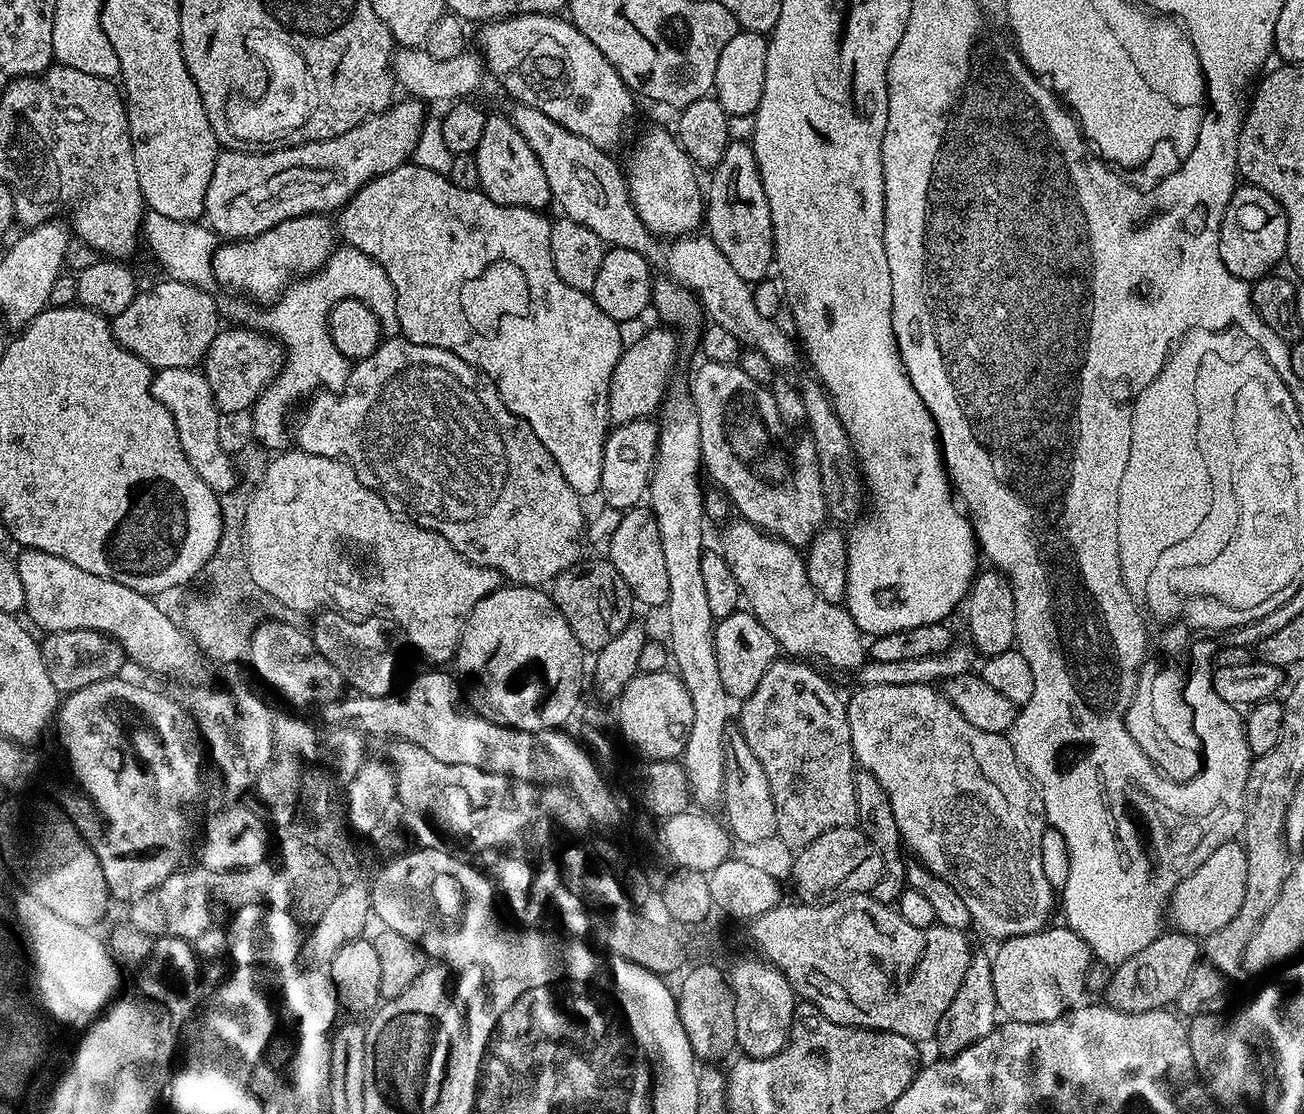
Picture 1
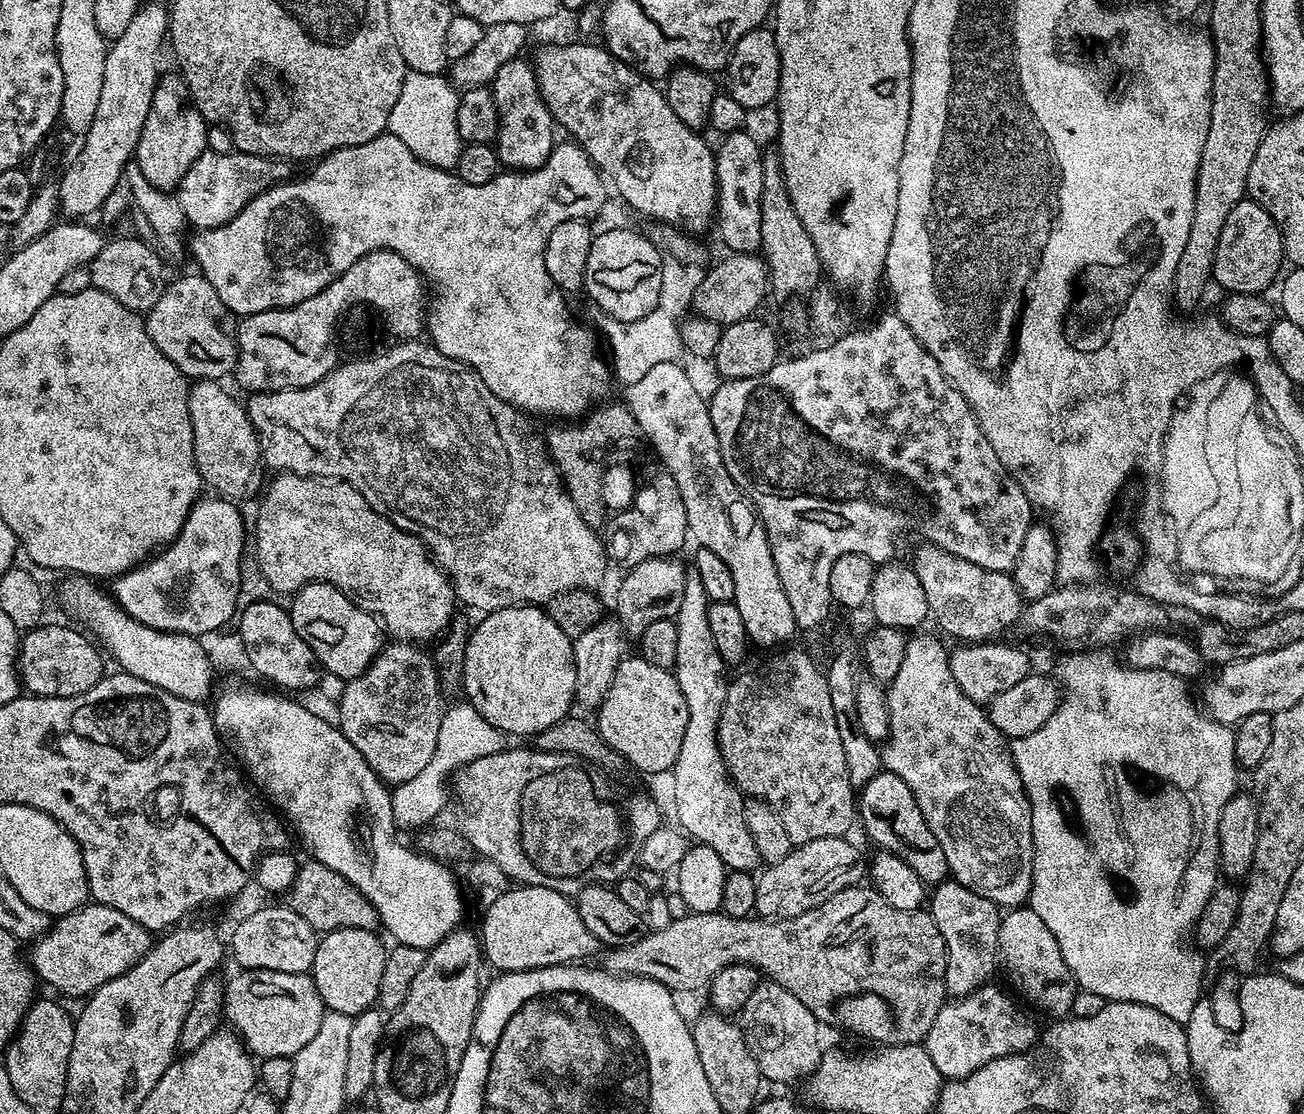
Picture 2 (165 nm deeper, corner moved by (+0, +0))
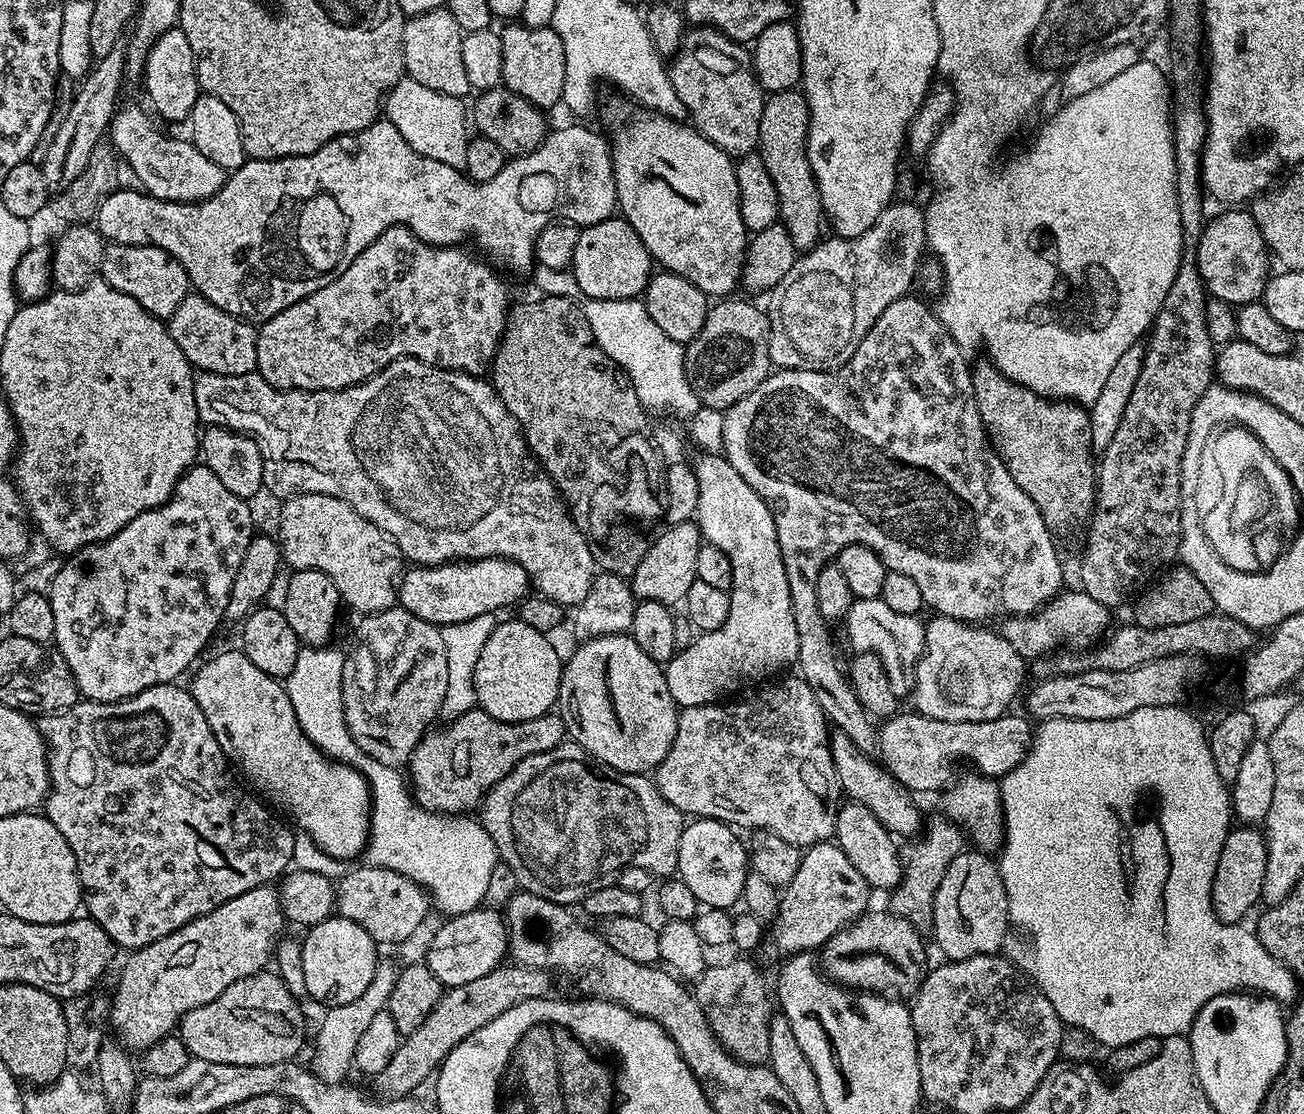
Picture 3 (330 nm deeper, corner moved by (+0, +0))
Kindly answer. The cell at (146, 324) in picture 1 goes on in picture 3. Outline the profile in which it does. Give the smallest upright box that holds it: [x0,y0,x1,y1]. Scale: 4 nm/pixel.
[166,294,258,376]

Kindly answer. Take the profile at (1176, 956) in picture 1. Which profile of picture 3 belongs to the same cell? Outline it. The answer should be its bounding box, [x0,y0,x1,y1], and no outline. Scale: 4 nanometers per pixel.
[1212,826,1268,924]

